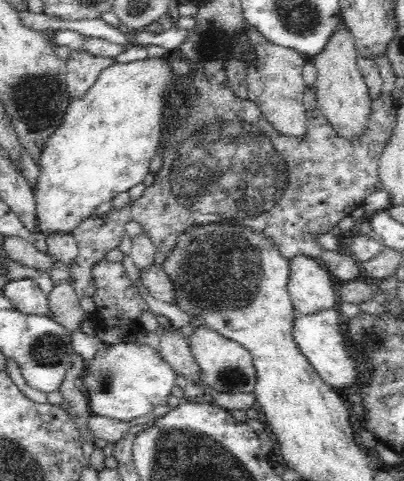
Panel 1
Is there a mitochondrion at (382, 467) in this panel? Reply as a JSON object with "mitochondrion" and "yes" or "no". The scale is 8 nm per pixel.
{"mitochondrion":"no"}

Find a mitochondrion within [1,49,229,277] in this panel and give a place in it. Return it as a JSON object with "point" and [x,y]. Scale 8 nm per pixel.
{"point":[37,100]}

